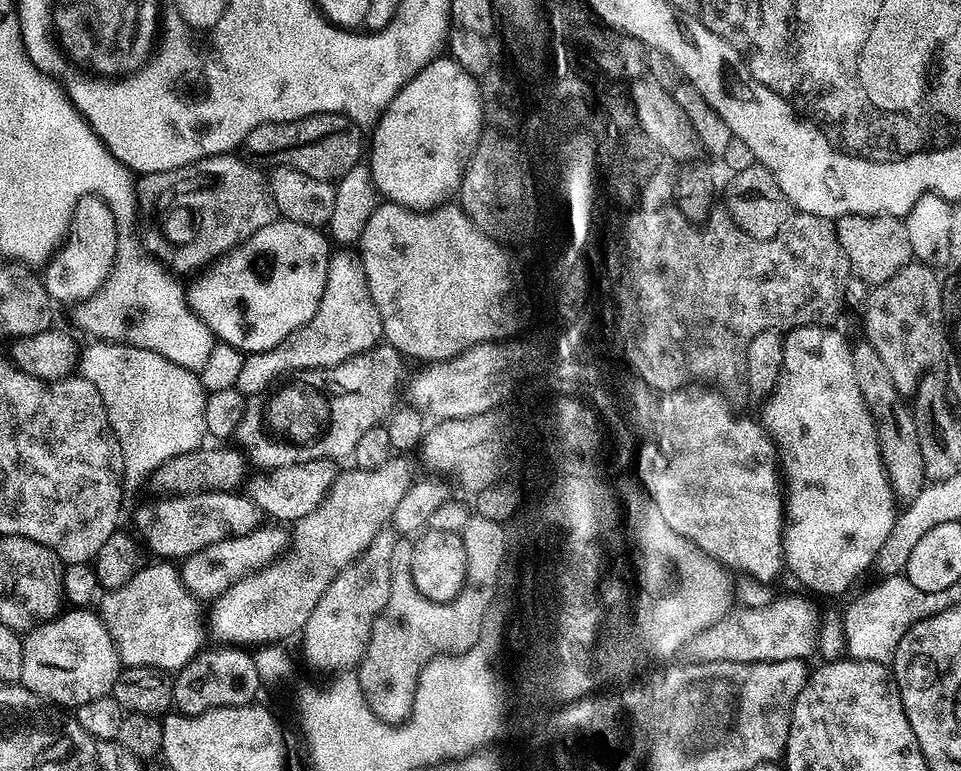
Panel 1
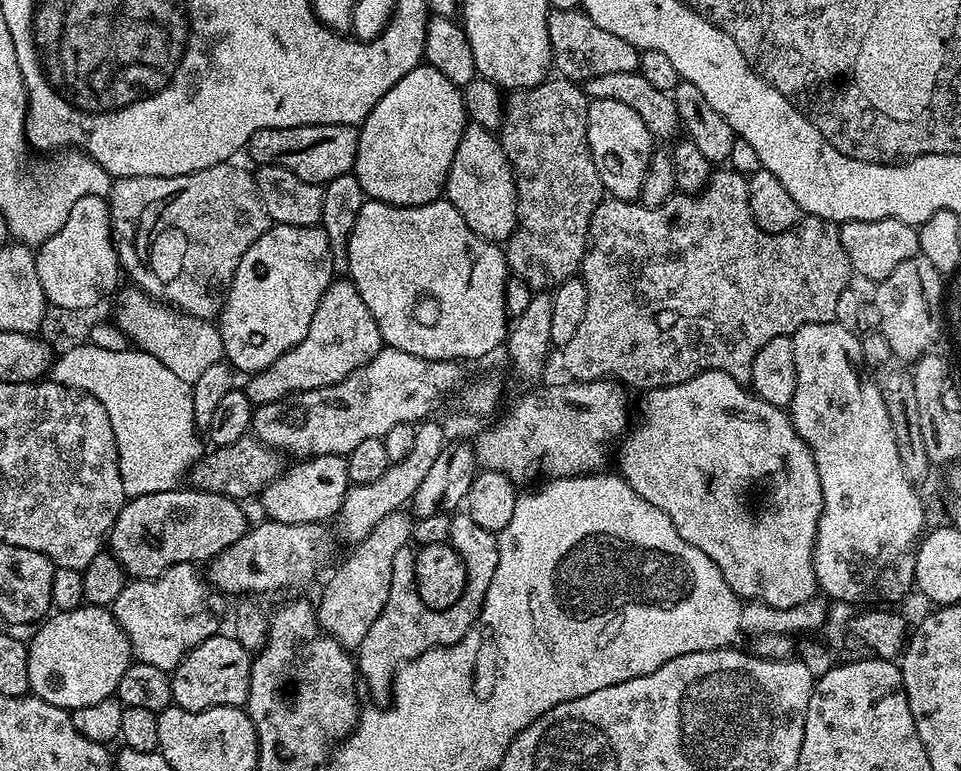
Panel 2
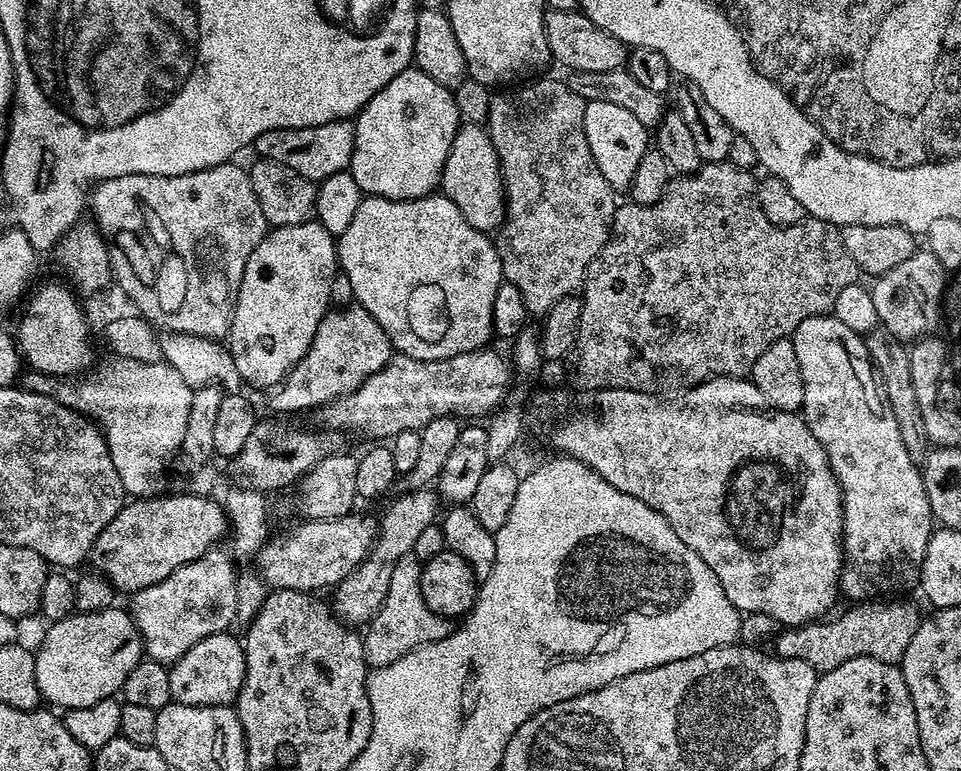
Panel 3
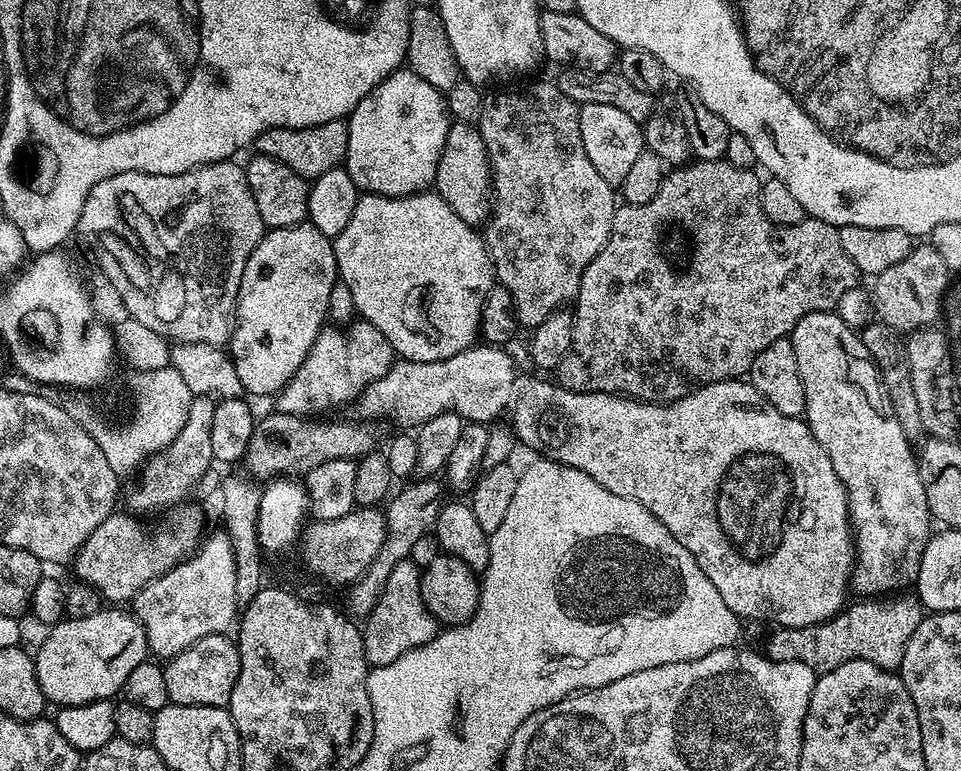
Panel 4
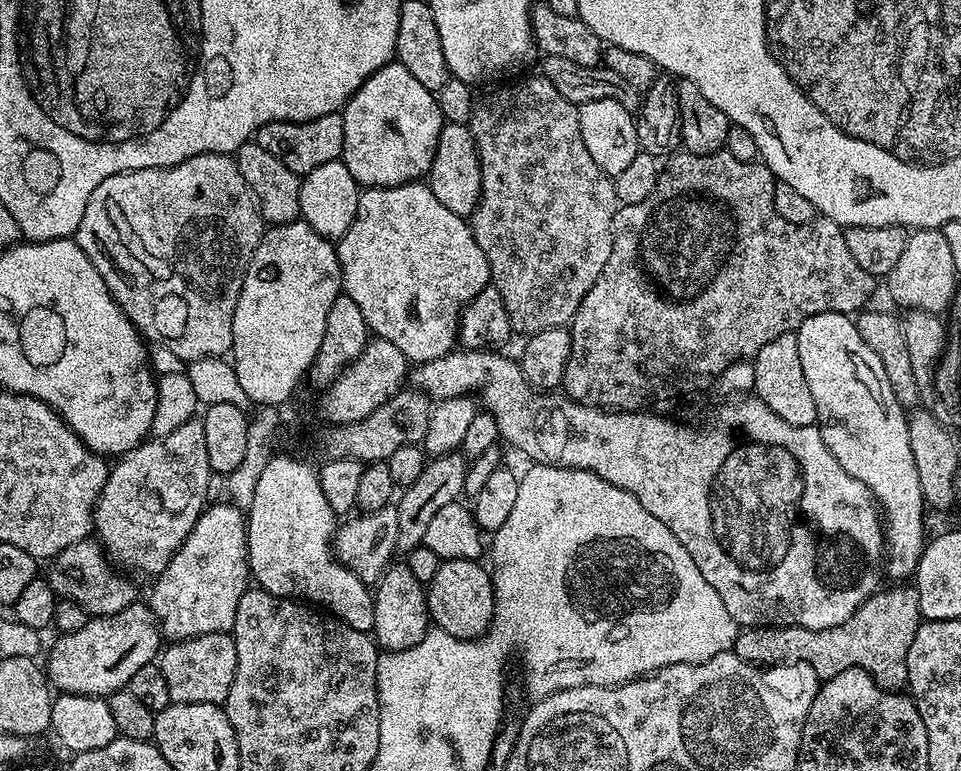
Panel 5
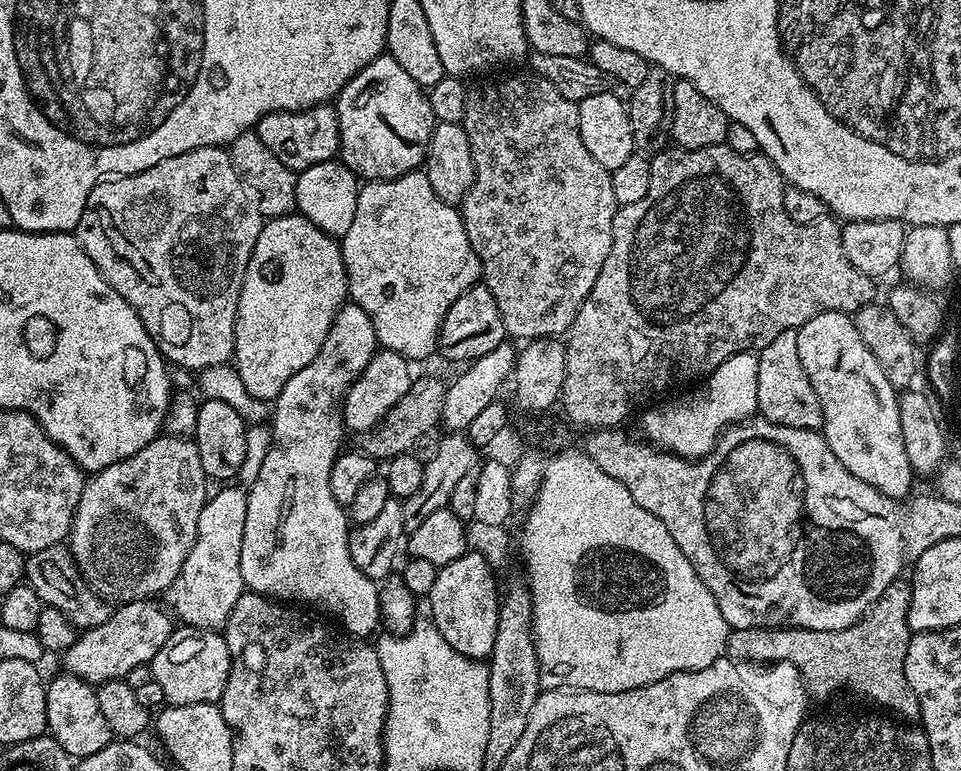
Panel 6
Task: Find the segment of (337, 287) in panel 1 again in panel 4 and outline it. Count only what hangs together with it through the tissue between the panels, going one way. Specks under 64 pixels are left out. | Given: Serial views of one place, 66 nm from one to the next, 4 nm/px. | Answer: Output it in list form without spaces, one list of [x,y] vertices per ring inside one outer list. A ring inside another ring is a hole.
[[[363,318],[357,319],[352,326],[349,332],[322,330],[318,334],[294,378],[290,378],[287,386],[276,393],[275,411],[309,418],[335,413],[332,412],[335,408],[344,408],[354,403],[359,396],[363,397],[375,380],[390,371],[394,353],[390,342],[386,342],[386,334]]]

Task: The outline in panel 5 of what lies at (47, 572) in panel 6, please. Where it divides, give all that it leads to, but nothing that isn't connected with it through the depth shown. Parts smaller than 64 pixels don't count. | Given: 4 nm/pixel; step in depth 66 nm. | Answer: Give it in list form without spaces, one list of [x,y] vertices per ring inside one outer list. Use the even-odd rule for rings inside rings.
[[[89,538],[78,541],[74,546],[66,546],[66,550],[53,556],[47,565],[46,579],[56,591],[57,597],[81,604],[88,611],[89,617],[109,616],[118,614],[137,599],[136,588],[128,581],[131,579],[119,571],[112,572],[111,567],[113,565],[105,549],[95,539]]]

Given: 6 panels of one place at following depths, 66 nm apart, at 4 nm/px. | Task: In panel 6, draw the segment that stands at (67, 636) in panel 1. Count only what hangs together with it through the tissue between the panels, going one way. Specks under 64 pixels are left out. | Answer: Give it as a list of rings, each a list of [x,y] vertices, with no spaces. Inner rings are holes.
[[[149,598],[119,605],[102,626],[83,629],[74,646],[62,653],[62,660],[68,667],[65,669],[79,680],[99,686],[108,680],[125,679],[130,670],[138,666],[151,665],[154,654],[162,650],[166,638],[170,638],[174,631],[173,617],[167,611],[164,613],[156,603],[155,599]]]

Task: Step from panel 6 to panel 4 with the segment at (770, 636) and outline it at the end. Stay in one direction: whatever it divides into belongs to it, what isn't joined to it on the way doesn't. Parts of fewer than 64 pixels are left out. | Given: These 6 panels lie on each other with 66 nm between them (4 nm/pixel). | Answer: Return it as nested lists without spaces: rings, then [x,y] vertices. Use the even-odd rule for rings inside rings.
[[[888,594],[883,598],[860,598],[857,604],[849,603],[830,620],[801,628],[777,627],[768,640],[766,655],[769,660],[802,662],[816,673],[829,672],[851,660],[874,662],[874,666],[889,670],[899,669],[902,654],[910,634],[918,630],[926,609],[916,594]],[[912,595],[912,596],[908,596]],[[852,604],[852,605],[851,605]]]

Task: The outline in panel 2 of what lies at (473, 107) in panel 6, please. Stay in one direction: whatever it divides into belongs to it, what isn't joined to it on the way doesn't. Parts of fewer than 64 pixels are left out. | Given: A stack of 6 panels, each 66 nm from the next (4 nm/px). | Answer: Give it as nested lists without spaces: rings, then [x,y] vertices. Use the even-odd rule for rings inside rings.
[[[549,78],[533,88],[518,88],[509,96],[503,101],[498,129],[516,179],[516,228],[506,241],[508,266],[511,275],[525,280],[533,290],[552,290],[581,271],[584,253],[589,249],[591,215],[605,195],[588,149],[590,101],[577,81],[563,78]]]

